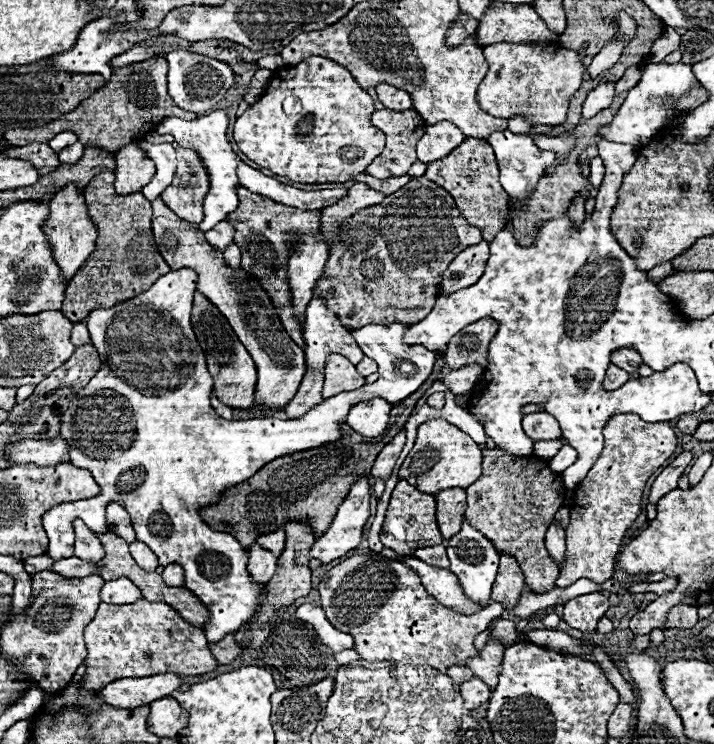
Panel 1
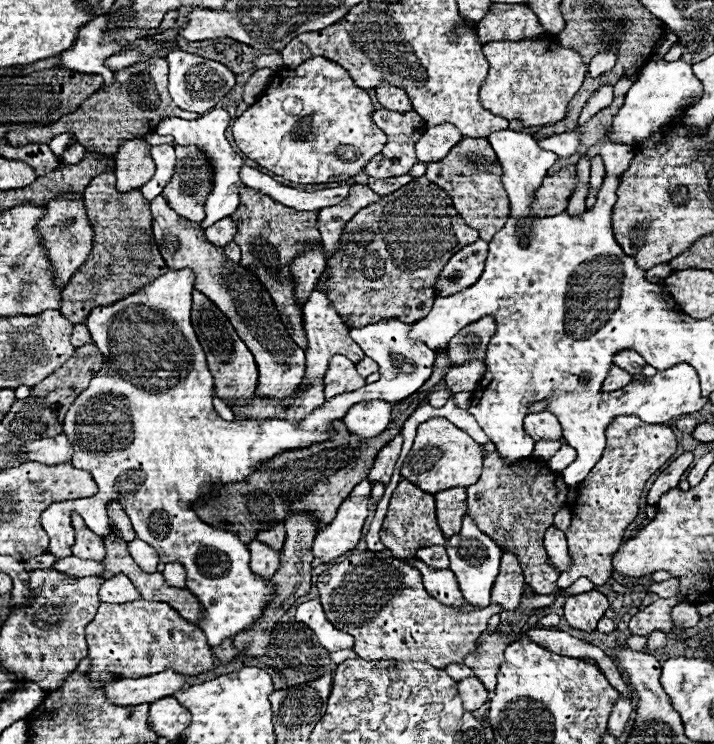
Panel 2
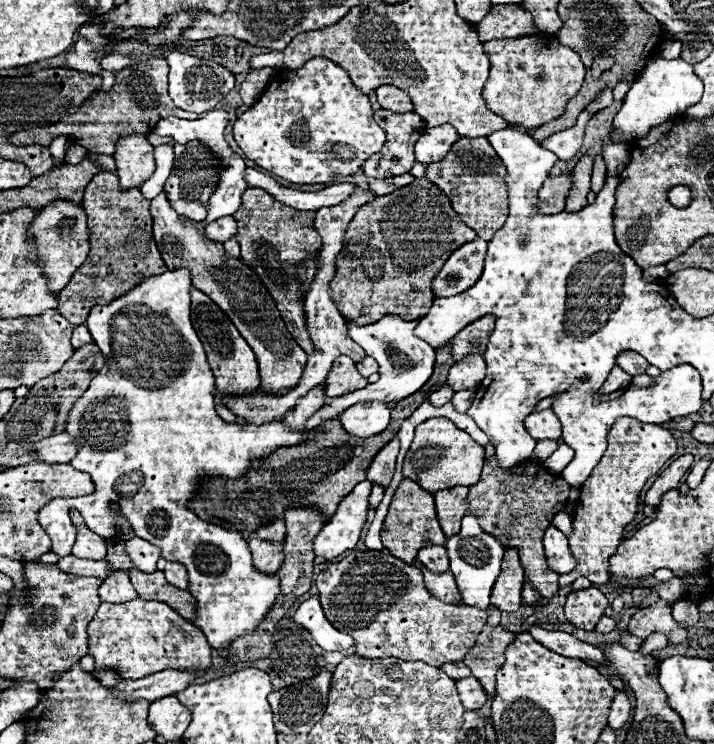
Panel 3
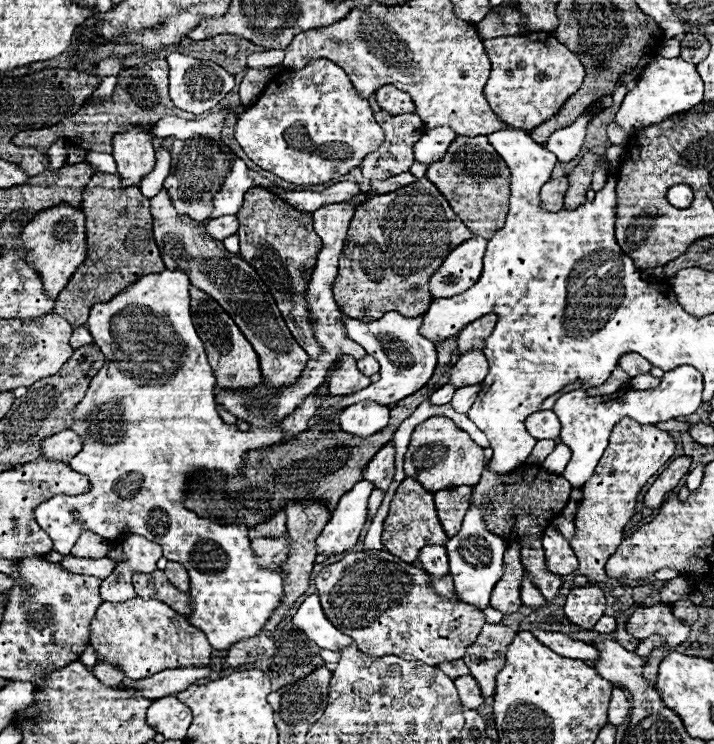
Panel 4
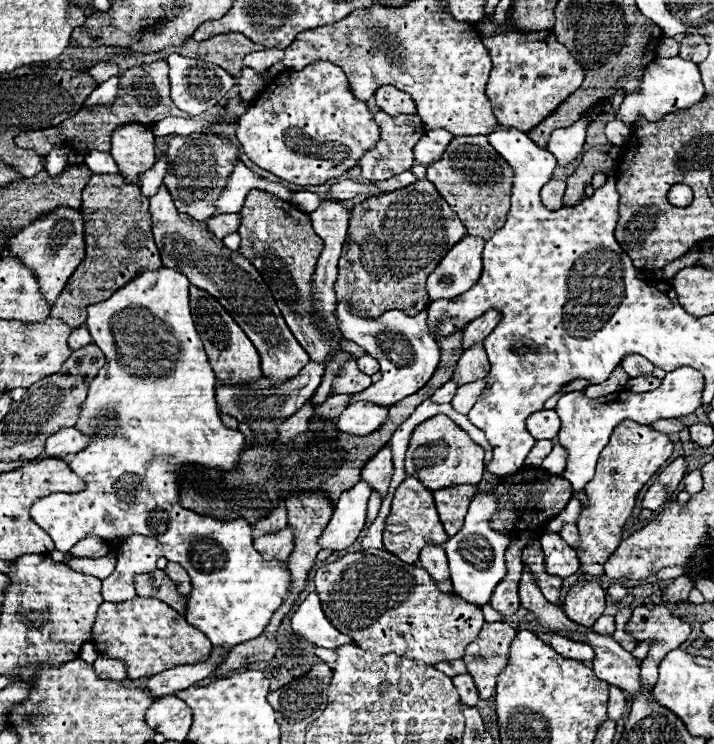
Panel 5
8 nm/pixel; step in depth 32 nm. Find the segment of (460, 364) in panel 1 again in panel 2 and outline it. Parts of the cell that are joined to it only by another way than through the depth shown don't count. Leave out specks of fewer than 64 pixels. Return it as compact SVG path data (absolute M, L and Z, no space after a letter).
M480 318L460 330L448 342L448 360L450 366L460 366L472 360L484 360L490 338L496 332L494 318Z

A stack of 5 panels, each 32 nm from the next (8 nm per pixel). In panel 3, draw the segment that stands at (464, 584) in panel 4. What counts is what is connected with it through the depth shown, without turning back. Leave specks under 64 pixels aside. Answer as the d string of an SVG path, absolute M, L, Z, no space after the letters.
M466 514L462 518L462 530L456 536L448 538L446 550L450 556L450 572L456 578L464 604L470 604L476 608L488 608L492 586L494 586L496 578L500 576L500 562L502 562L504 546L500 546L500 542L496 538L492 538L490 534L484 534L484 530L480 530L478 518L474 514Z

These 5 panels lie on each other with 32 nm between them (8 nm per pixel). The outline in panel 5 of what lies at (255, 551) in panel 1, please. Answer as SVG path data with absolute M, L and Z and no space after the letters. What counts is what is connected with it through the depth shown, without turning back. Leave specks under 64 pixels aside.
M284 528L278 534L266 534L254 540L254 548L264 560L286 560L292 552L292 530Z

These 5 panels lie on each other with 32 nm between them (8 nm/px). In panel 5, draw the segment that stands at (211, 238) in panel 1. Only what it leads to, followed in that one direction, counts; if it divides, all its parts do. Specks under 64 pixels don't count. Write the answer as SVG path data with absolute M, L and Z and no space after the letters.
M224 214L224 216L210 218L206 224L208 224L208 230L216 238L224 238L224 236L228 236L228 234L232 234L232 232L238 230L240 218L238 218L238 214Z

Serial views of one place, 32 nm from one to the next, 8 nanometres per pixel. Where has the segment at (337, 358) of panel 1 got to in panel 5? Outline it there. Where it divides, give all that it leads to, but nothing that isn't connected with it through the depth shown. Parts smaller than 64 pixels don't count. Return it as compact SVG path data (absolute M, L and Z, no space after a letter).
M348 358L346 364L338 370L338 374L332 380L332 394L354 394L364 390L364 386L370 386L370 376L362 374L356 366L354 358Z

